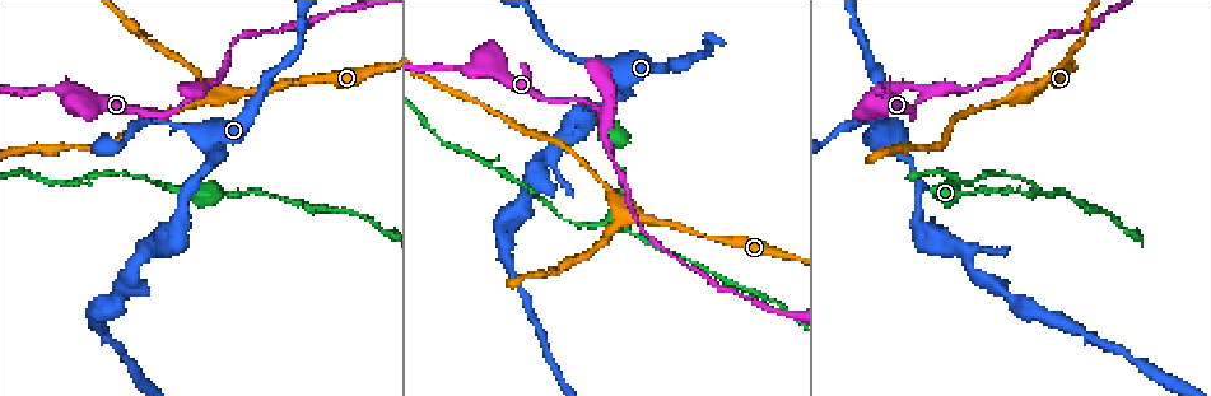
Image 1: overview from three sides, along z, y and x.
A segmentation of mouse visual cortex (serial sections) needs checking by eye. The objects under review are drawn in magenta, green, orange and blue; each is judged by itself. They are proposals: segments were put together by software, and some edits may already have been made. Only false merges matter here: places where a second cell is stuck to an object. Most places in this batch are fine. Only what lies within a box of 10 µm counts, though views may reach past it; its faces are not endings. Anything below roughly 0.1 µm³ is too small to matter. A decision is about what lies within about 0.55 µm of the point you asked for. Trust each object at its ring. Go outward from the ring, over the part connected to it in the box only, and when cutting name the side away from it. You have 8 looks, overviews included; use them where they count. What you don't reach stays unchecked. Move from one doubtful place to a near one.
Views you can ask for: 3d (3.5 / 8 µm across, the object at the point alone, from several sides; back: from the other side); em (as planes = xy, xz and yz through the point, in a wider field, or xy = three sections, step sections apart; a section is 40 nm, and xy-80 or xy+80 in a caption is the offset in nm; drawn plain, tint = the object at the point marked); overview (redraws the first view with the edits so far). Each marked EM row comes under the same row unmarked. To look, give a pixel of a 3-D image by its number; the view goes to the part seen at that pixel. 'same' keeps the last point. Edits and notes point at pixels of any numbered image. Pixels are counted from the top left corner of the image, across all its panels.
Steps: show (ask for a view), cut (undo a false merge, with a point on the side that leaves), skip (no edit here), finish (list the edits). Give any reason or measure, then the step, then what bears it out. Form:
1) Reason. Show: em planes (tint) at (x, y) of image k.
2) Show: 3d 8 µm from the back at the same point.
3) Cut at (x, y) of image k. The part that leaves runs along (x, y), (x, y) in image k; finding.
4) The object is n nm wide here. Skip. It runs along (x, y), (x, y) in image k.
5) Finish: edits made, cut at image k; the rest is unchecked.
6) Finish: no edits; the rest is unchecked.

Three arms meet. Show: 3d 3.5 µm at (606, 112) of image 1.

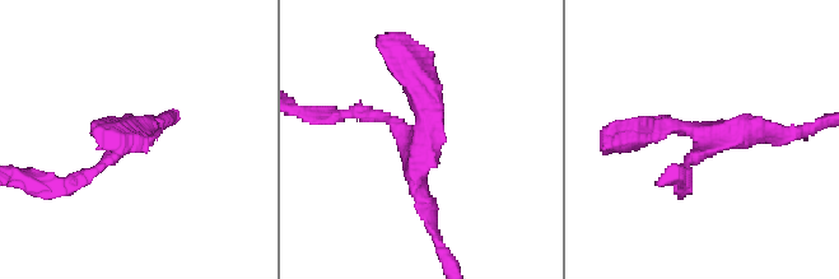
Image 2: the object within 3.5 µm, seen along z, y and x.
Show: em xy step 3 (tint) at (416, 141) of image 2.

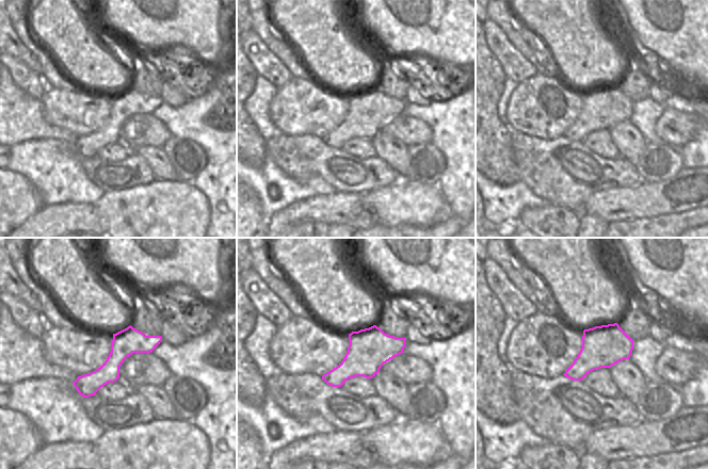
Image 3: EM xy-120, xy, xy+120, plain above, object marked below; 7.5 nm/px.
The arms are 150, 200, 200 nm wide. Skip. It runs along (158, 338), (131, 343), (81, 391) in image 3; continuous, no second cell.

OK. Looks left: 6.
A fork. Show: em planes (tint) at (612, 220) of image 1.

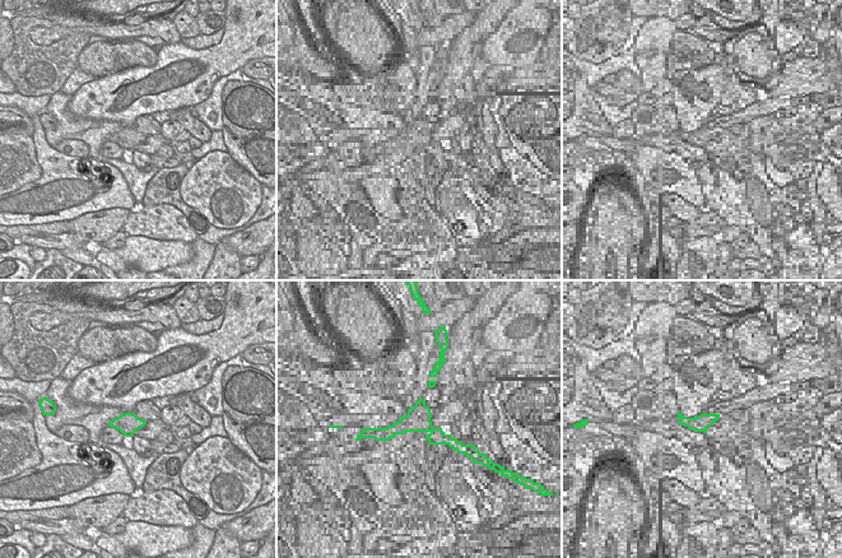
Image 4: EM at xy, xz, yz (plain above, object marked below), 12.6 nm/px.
See where the arms go. Show: 3d 3.5 µm at the same point.

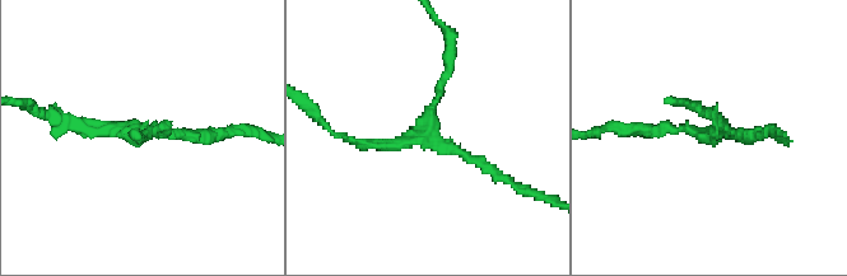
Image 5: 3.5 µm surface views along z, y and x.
The object is 280 nm wide here. Skip. It runs along (451, 52), (420, 134), (396, 144), (345, 136) in image 5; one cell here.

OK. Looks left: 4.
Arms part here. Show: 3d 3.5 µm at (628, 213) of image 1.

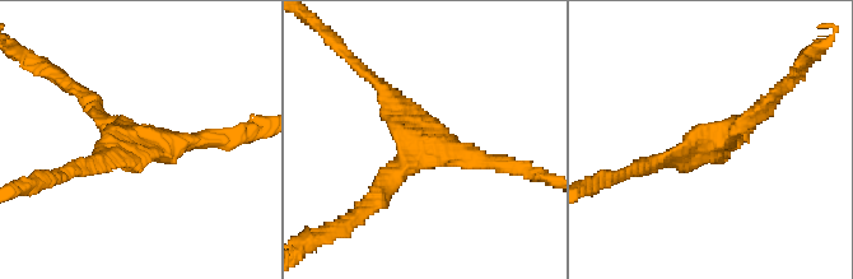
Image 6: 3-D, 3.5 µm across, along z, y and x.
3 arms meet here; the arms are 150, 200, 200 nm wide. Show: em xy step 1 (tint) at (712, 145) of image 6.

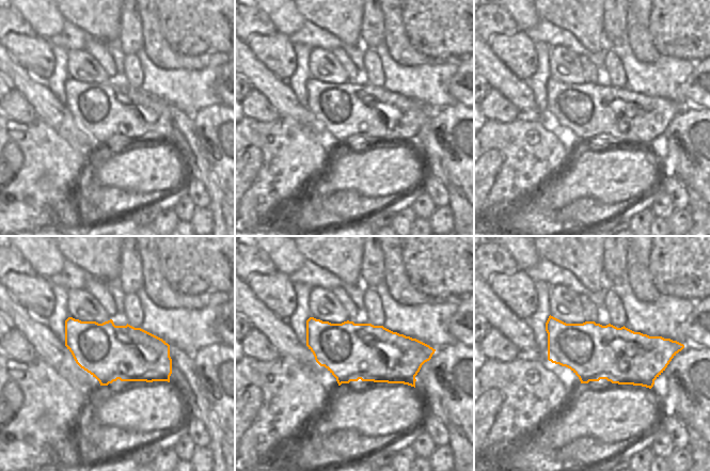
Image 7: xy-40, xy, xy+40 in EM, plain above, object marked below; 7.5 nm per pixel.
Skip. It runs along (506, 164), (423, 145), (376, 83) in image 6; one cell here.

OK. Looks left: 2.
Finish: no edits; the rest is unchecked.

